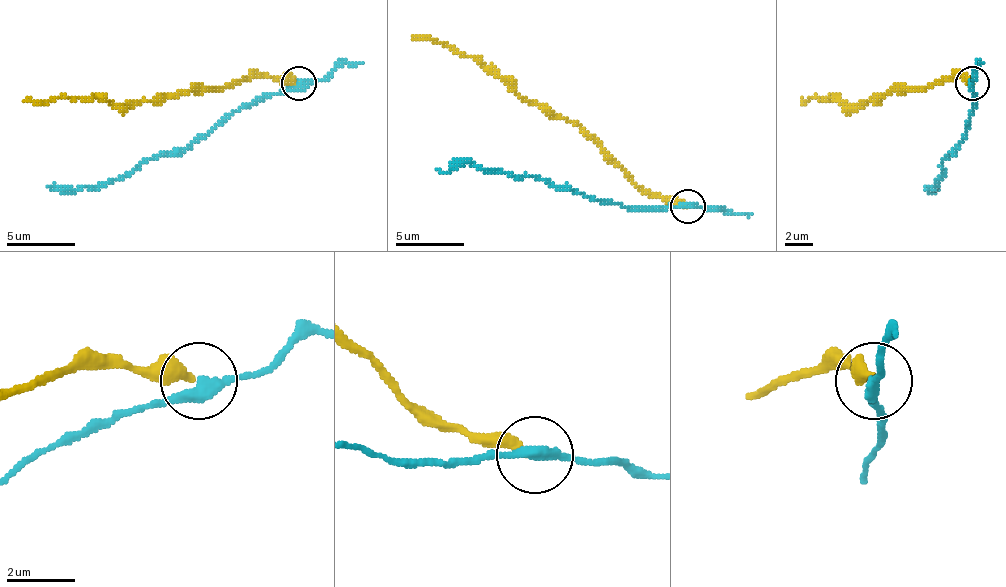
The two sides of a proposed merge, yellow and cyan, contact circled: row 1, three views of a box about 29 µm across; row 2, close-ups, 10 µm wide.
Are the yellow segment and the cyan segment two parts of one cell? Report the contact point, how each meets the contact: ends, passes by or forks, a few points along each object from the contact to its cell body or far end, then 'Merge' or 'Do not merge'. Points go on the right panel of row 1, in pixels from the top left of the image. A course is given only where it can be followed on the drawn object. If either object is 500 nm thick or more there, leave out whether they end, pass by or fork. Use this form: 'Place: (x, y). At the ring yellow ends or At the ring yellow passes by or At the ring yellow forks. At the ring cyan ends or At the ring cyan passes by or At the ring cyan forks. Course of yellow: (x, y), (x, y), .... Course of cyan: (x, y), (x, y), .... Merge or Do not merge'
Place: (972, 83). At the ring yellow ends. At the ring cyan passes by. Course of yellow: (973, 84), (959, 77), (891, 90), (856, 104), (822, 97), (802, 101). Course of cyan: (973, 84), (973, 111), (939, 180), (928, 190), (939, 190), (935, 186). Do not merge

